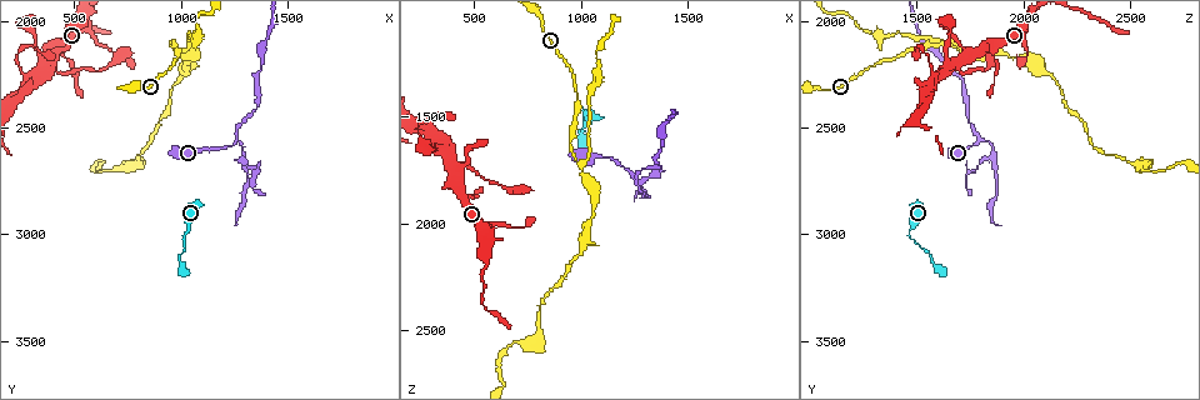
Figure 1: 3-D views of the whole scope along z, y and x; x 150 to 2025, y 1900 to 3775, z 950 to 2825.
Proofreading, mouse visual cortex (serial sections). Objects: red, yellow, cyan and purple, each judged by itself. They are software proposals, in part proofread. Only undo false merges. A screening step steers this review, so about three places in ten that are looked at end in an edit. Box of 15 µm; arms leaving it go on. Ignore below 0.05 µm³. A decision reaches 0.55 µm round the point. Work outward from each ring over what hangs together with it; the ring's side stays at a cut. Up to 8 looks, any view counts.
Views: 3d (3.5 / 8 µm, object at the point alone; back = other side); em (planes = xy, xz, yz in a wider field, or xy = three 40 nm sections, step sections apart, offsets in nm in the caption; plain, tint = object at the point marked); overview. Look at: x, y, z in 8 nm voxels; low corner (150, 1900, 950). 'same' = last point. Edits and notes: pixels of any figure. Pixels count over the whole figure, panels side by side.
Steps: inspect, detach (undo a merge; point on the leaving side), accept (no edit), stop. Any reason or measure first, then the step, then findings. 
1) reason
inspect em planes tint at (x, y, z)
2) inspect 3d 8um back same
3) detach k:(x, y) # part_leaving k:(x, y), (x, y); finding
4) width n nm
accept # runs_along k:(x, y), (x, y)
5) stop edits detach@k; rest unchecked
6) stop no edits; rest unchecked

two arms in line, one across
inspect 3d 3.5um at (990, 2130, 1710)

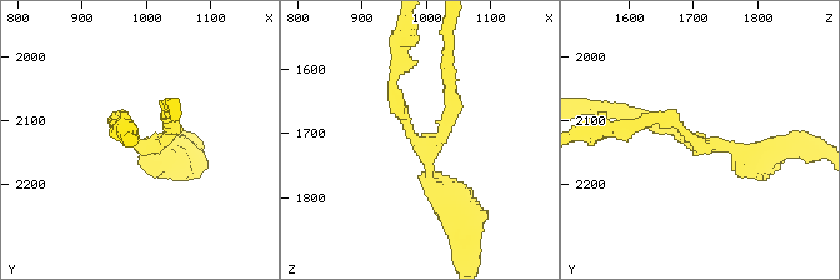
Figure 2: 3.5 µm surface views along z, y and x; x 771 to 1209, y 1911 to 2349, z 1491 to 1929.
arms 3; arm_widths 200, 200, 300 nm
inspect em xy step 2 tint at (995, 2135, 1725)

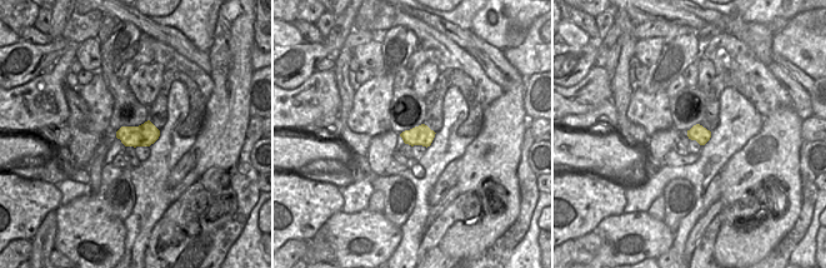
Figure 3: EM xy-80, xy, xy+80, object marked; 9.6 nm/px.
accept # runs_along 2:(390, 86), (456, 215); continuous, no second cell

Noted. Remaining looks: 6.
calibre changes
inspect 3d 8um at (450, 2250, 1720)

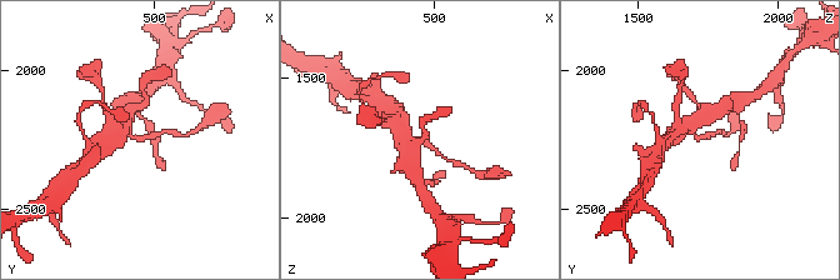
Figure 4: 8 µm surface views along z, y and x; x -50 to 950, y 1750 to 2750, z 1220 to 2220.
arm_widths 150, 450 nm; shape alone is not enough
inspect em planes tint at (450, 2250, 1720)

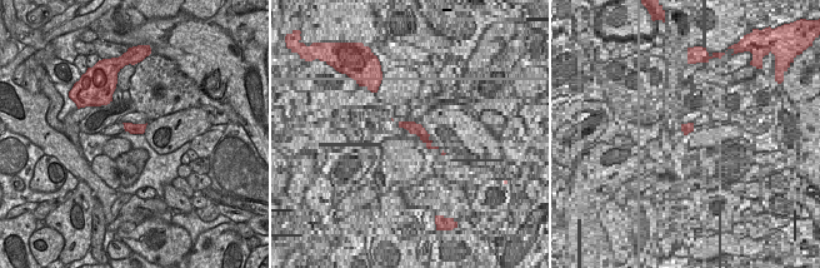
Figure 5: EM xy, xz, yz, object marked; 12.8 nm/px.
accept # runs_along 4:(405, 139), (404, 129), (449, 161); one cell here

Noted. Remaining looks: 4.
a fork
inspect 3d 3.5um at (790, 2670, 2550)

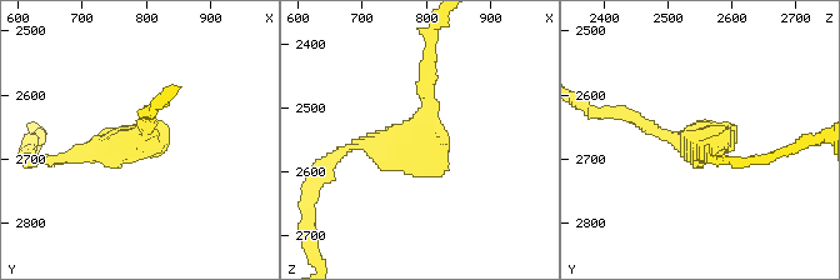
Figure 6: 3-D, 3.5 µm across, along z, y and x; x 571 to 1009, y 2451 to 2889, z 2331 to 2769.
now the EM
inspect em xy step 3 tint at (780, 2680, 2540)

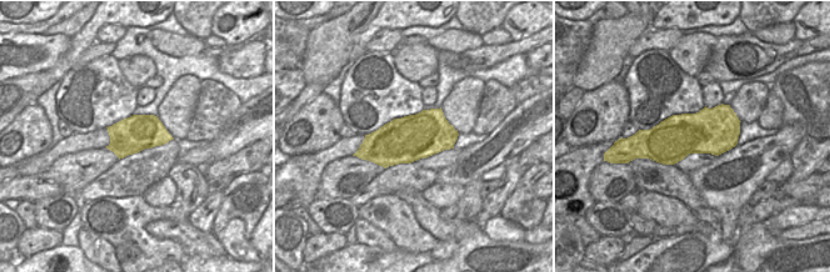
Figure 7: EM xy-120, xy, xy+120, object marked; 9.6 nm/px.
accept # runs_along 6:(426, 64), (423, 129), (338, 154); continuous, no second cell

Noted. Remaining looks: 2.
stop no edits; rest unchecked

